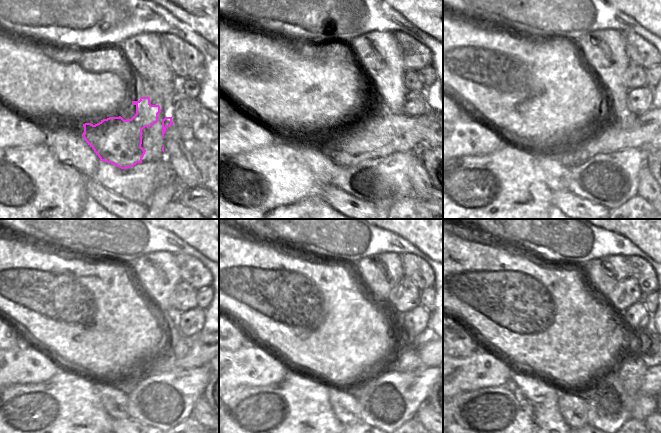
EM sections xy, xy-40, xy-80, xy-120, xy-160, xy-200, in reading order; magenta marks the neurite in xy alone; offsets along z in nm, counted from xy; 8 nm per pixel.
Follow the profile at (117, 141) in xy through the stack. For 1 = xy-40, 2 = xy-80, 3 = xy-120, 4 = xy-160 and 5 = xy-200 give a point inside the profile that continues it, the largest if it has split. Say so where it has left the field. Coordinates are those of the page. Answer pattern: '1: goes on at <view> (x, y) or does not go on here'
1: goes on at xy-40 (344, 143)
2: goes on at xy-80 (633, 131)
3: goes on at xy-120 (198, 355)
4: goes on at xy-160 (422, 347)
5: goes on at xy-200 (646, 348)

